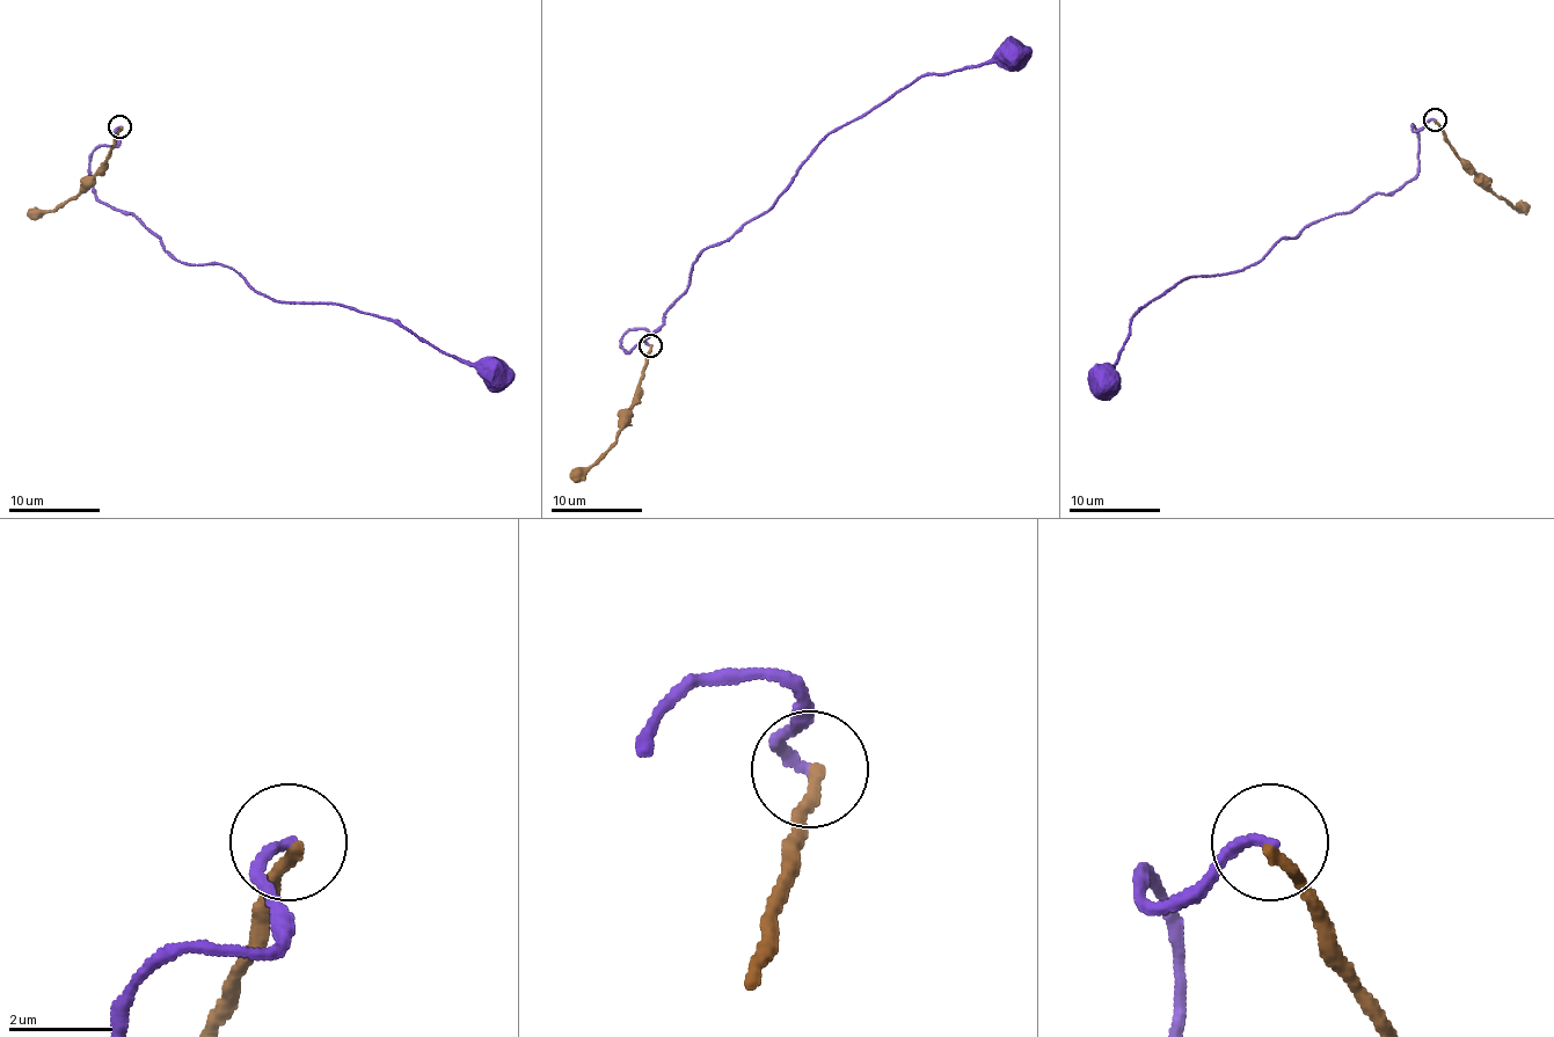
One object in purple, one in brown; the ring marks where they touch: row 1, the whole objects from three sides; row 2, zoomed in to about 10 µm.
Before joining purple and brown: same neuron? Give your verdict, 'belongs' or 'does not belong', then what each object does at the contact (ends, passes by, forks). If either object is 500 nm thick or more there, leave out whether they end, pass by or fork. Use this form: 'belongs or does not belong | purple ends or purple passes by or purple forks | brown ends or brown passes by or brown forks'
does not belong | purple ends | brown ends

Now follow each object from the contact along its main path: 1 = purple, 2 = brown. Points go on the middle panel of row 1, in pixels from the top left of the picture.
1: (650, 344), (620, 342), (662, 323), (694, 257), (830, 132), (1013, 49)
2: (650, 344), (628, 422), (593, 465), (581, 476), (571, 479)

